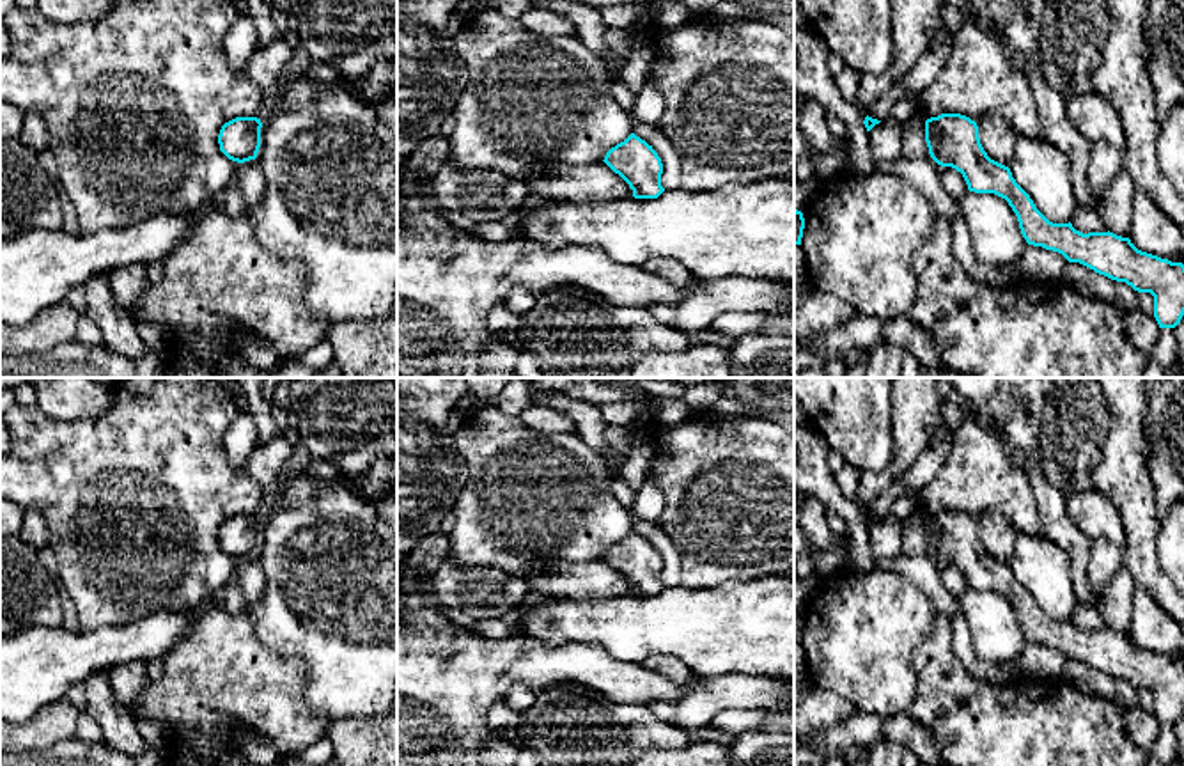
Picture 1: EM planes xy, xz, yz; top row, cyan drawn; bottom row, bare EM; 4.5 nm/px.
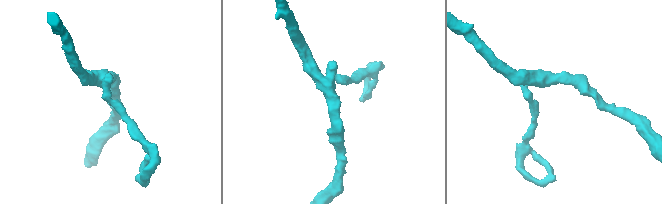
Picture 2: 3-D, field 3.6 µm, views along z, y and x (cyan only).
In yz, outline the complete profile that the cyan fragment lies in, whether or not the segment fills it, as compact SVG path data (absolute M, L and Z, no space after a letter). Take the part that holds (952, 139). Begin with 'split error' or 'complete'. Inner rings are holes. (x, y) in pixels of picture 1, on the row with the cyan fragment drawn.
complete; M961 113L925 121L931 158L962 174L968 190L994 193L1009 202L1028 245L1062 254L1099 275L1126 282L1154 296L1159 328L1175 328L1184 316L1184 264L1138 250L1129 238L1113 232L1083 234L1072 223L1049 222L1016 183L1009 167L991 160L978 138L978 126Z

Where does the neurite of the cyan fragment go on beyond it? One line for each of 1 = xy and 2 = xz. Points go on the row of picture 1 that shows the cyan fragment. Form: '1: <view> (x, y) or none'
1: none
2: none

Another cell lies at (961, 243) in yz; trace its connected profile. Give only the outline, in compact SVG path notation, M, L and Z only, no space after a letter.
M962 215L952 220L952 252L962 268L982 284L991 287L1003 287L1009 284L1019 284L1023 280L1023 275L1003 280L1000 266L985 264L975 257L970 229Z

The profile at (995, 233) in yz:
M966 192L959 204L978 261L993 266L1021 262L1030 245L1005 199L994 193Z

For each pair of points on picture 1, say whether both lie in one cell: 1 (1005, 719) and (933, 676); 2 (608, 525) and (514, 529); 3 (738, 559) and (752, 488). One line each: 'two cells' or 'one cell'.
1: one cell
2: one cell
3: one cell

